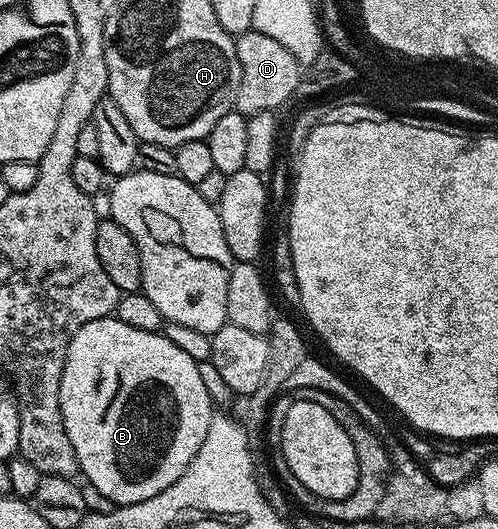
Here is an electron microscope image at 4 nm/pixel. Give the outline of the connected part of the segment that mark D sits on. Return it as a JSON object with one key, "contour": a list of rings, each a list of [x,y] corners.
{"contour":[[[249,30],[246,34],[238,34],[235,38],[235,52],[239,56],[241,69],[241,87],[235,107],[236,113],[243,115],[258,114],[268,110],[280,111],[280,106],[297,93],[297,86],[303,77],[303,67],[271,36],[263,36],[263,32]]]}

